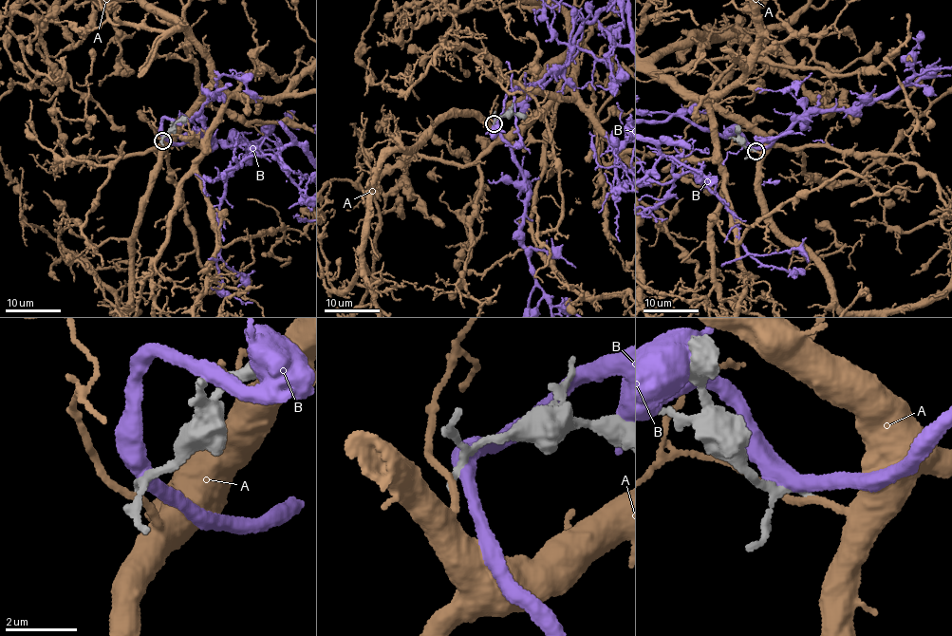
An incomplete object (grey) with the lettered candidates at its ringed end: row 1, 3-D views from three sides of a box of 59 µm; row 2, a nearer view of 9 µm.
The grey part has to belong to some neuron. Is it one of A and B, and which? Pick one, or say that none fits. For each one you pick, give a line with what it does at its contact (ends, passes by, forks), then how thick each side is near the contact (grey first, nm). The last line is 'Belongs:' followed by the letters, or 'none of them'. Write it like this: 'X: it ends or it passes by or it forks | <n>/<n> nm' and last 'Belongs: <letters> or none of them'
Belongs: none of them

